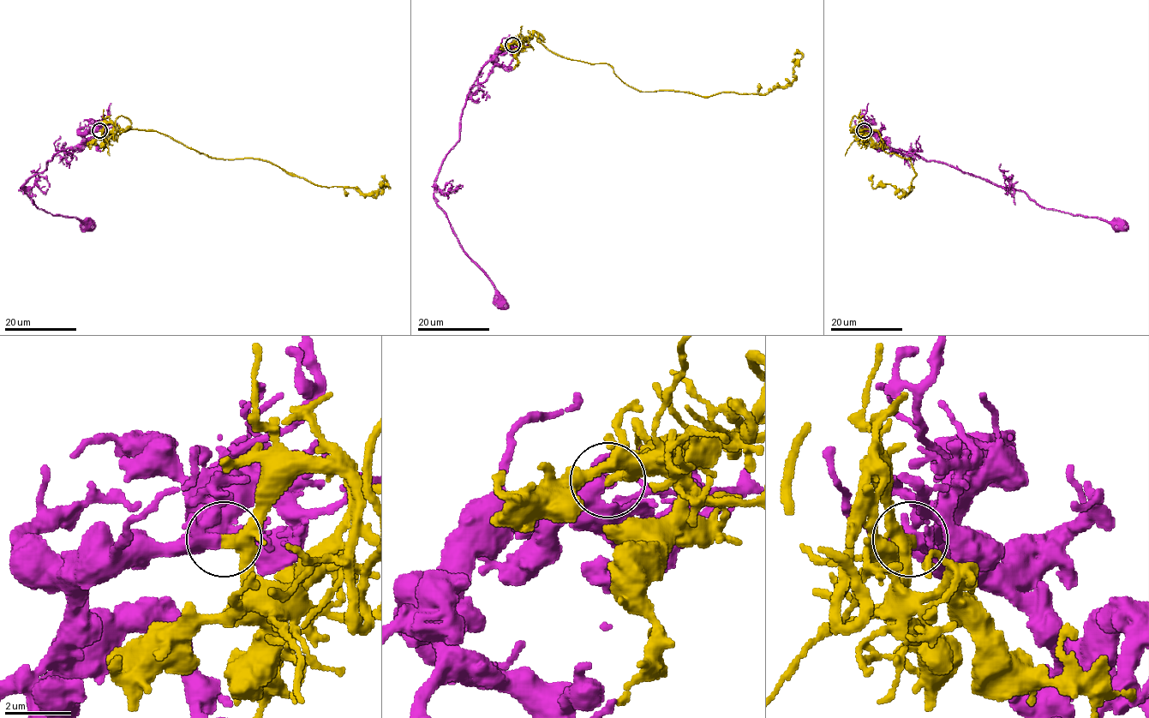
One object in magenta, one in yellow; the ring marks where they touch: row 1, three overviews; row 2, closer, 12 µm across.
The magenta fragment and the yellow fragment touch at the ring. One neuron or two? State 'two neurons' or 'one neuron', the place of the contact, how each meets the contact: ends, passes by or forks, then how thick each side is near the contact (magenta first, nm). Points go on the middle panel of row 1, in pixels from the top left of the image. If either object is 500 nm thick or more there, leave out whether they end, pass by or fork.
one neuron | (512, 44) | magenta passes by | yellow passes by | 420/320 nm

